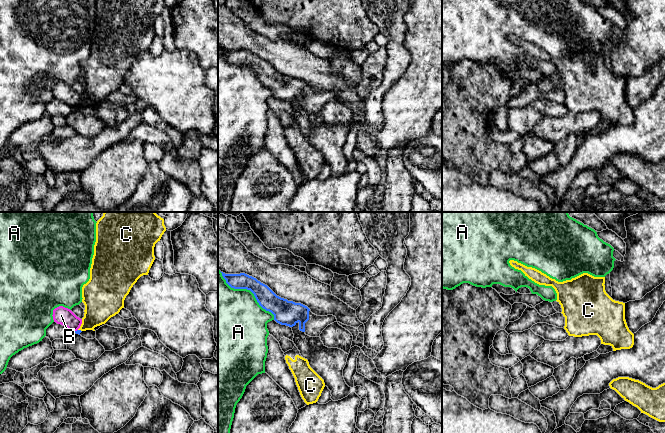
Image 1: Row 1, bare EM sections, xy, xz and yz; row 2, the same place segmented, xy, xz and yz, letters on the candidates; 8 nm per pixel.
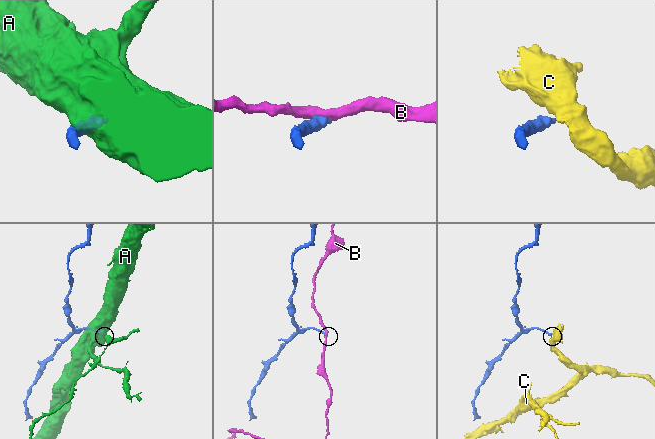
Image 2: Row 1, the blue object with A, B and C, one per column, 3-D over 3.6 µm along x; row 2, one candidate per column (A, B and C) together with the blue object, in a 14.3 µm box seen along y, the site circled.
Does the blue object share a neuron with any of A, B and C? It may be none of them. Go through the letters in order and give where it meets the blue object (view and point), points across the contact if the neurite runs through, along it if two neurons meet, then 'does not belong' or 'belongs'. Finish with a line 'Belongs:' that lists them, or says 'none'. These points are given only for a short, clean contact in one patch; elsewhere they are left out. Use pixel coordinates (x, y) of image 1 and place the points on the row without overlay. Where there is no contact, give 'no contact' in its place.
A: meets blue in xz at (248, 65); does not belong
B: meets blue in xy at (75, 107); border along xy (77, 105), (73, 108); does not belong
C: meets blue in xy at (80, 106); border along xy (78, 105), (81, 107); does not belong
Belongs: none

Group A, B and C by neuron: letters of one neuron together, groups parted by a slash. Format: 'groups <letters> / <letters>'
groups A / B / C

